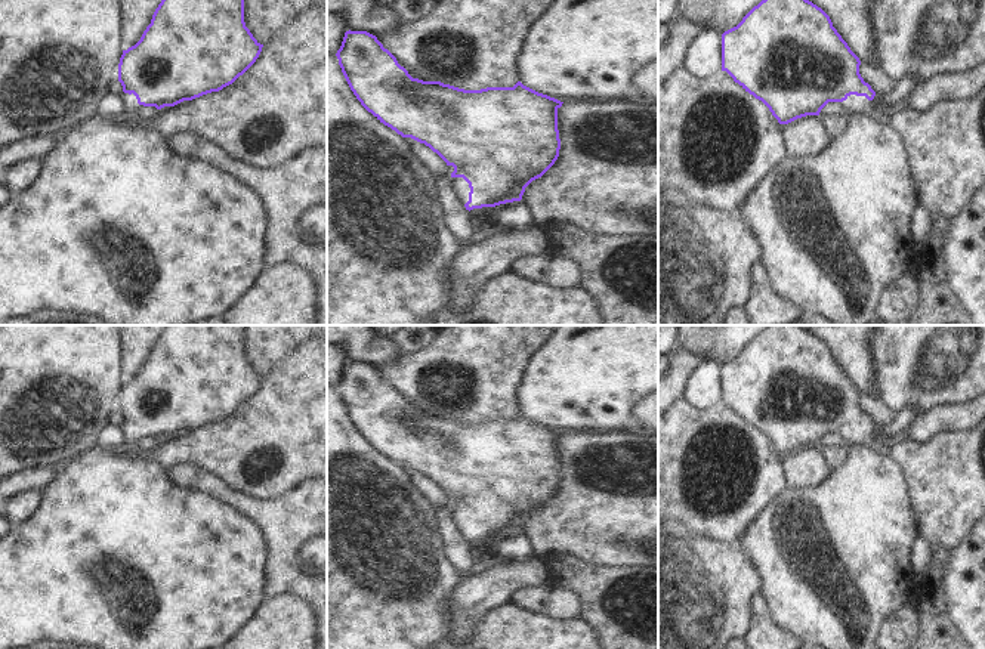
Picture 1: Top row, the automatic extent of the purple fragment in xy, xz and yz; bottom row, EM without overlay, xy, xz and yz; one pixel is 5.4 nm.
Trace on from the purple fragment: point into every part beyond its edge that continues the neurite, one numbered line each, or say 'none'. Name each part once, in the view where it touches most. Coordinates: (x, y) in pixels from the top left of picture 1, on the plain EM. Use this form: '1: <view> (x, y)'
1: xz (460, 518)

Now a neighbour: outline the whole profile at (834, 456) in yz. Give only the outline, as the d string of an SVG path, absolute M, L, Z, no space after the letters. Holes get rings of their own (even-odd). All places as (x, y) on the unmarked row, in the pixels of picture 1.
M836 446L824 448L825 458L831 469L839 467L846 458L847 452L849 448L836 448Z

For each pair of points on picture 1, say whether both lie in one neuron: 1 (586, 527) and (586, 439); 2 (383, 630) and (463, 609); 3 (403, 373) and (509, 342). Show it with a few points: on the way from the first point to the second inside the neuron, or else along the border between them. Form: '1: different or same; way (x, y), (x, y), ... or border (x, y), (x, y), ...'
1: same; way (586, 504), (586, 493), (573, 478), (571, 461)
2: different; border (451, 623), (448, 631)
3: same; way (429, 361), (444, 357), (476, 357), (482, 351)

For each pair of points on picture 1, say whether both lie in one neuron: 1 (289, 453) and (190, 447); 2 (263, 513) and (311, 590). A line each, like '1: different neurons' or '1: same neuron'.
1: same neuron
2: same neuron

